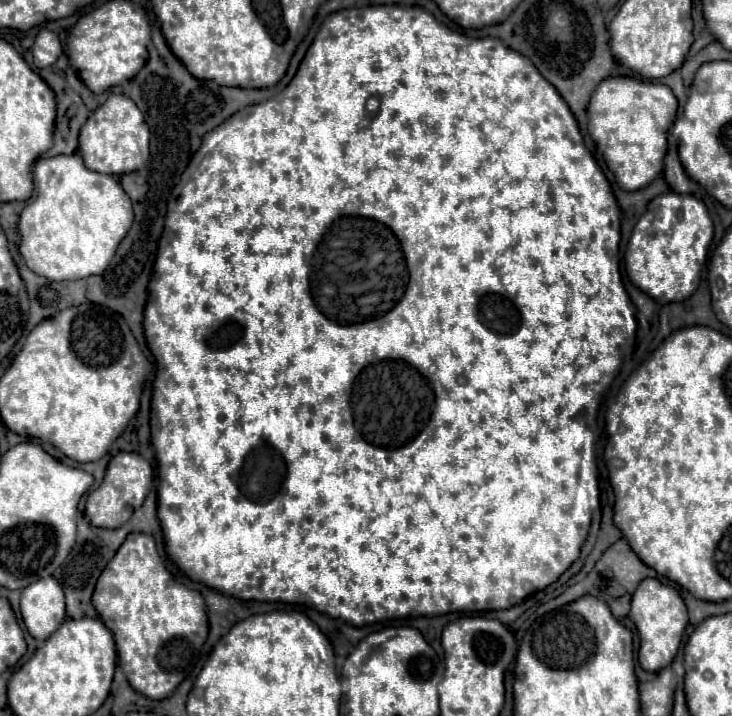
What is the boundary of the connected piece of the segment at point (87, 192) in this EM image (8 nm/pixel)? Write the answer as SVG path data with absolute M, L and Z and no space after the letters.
M73 153L73 155L55 155L49 159L39 159L35 163L33 183L35 183L35 195L19 217L19 235L21 235L19 251L27 267L51 281L75 281L103 273L133 221L131 199L127 197L119 181L111 175L87 169L81 155Z

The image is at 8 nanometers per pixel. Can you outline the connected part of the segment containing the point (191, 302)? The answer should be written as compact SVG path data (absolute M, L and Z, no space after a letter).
M369 5L361 9L341 9L329 15L329 27L327 19L323 21L315 37L317 39L307 49L297 75L281 93L265 103L249 105L237 111L215 131L204 136L201 147L191 156L168 201L165 229L159 239L145 307L145 339L157 363L151 399L151 441L157 453L157 515L165 535L165 551L187 577L223 595L243 601L253 599L311 605L313 609L327 613L329 617L343 619L355 627L395 617L435 617L459 609L469 613L509 609L519 605L533 591L541 591L557 581L559 575L579 557L581 545L589 533L593 509L589 507L589 497L587 501L579 501L577 495L581 491L581 485L577 483L581 451L587 433L591 431L587 415L597 409L597 393L601 393L615 375L621 363L621 345L625 343L625 319L613 307L609 291L611 261L617 255L621 239L617 201L601 167L583 145L583 137L569 105L525 55L521 57L521 53L505 47L499 39L467 37L449 29L417 5Z

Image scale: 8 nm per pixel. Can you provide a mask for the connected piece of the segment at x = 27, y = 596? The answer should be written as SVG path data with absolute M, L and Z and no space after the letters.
M55 577L27 585L21 593L21 617L31 637L45 641L65 621L65 597Z

